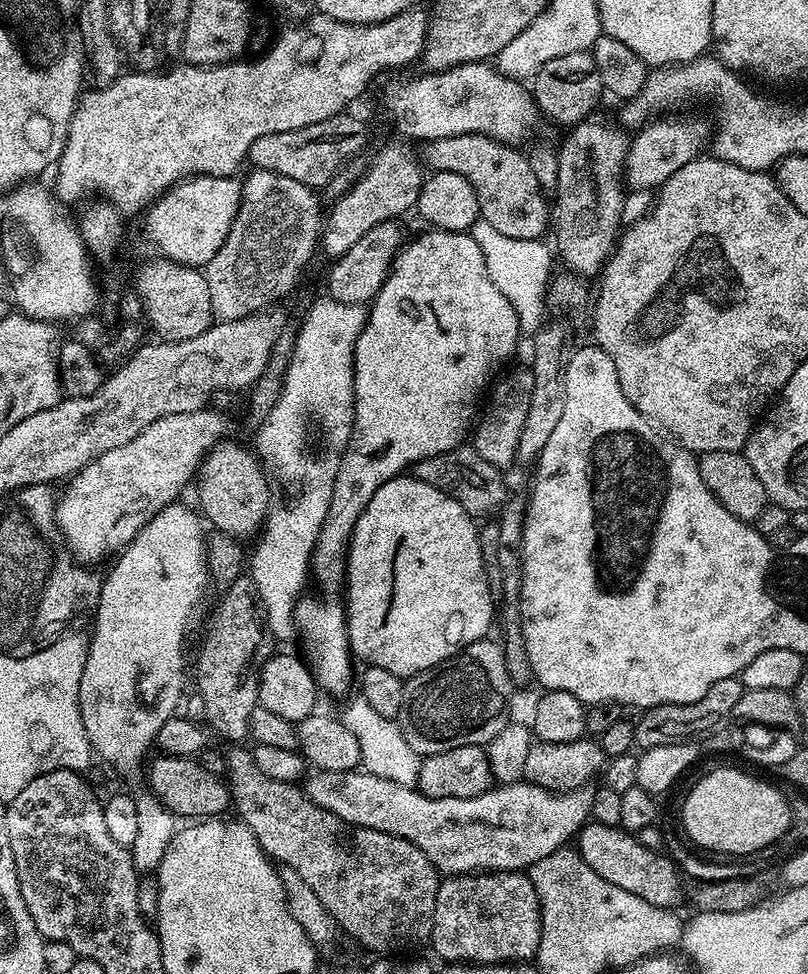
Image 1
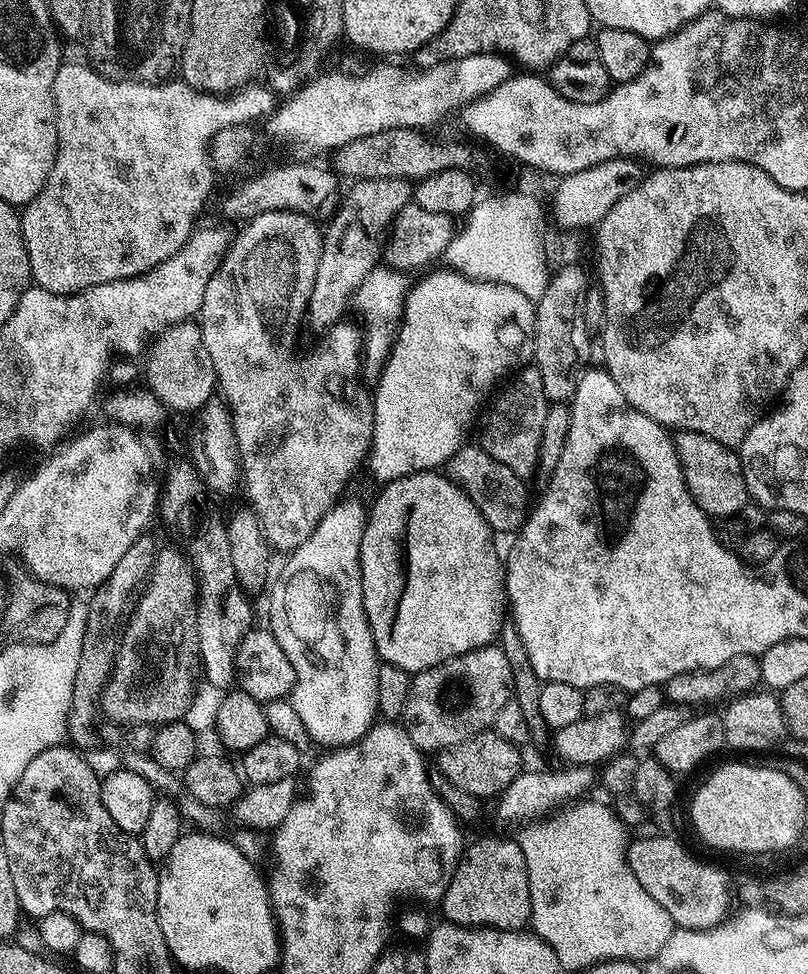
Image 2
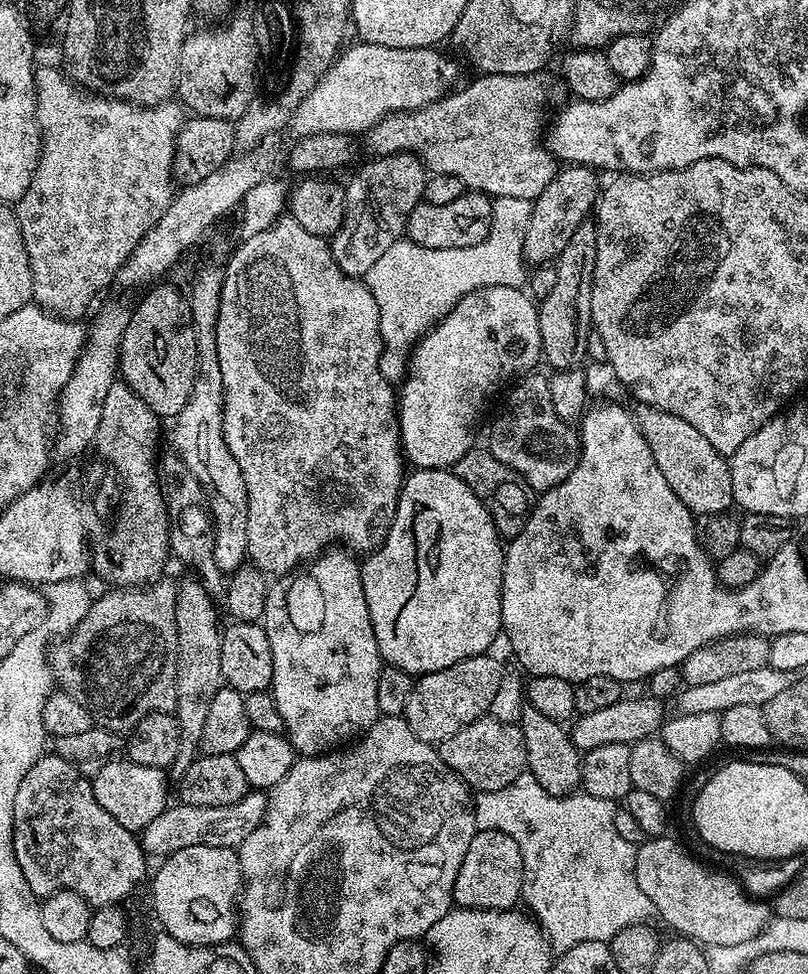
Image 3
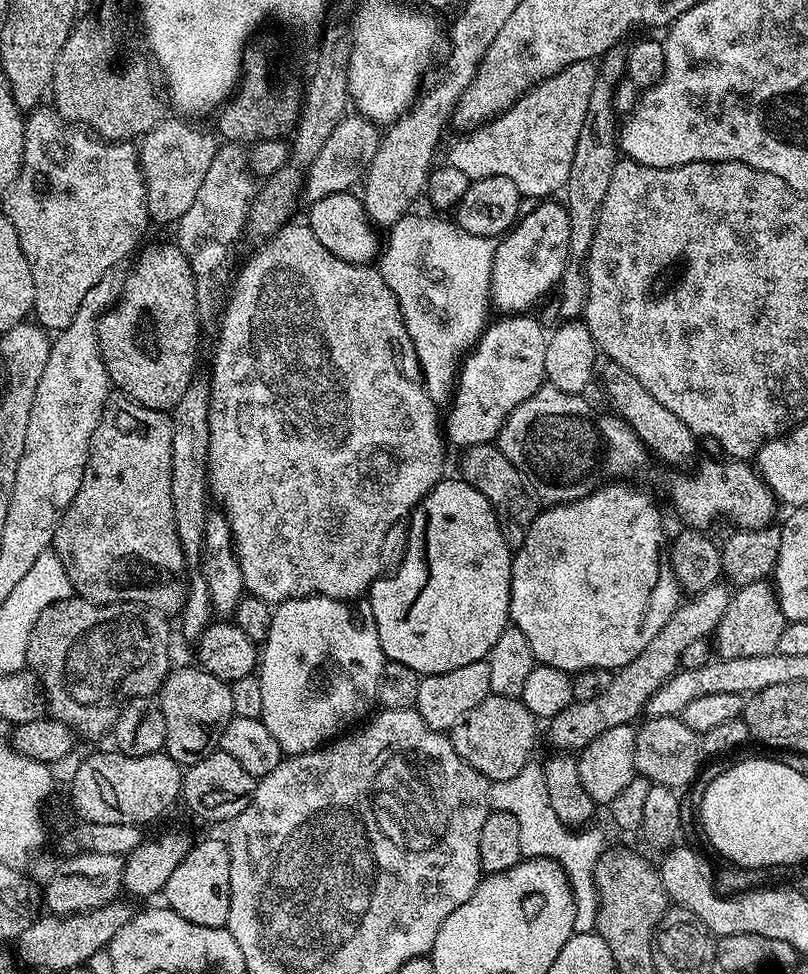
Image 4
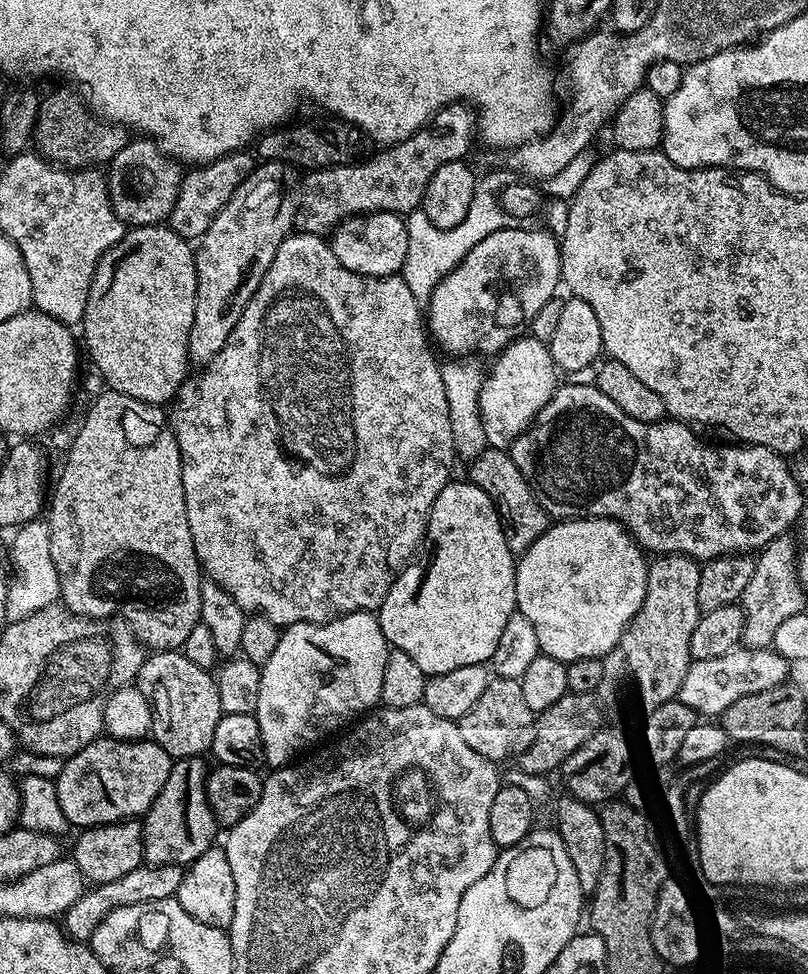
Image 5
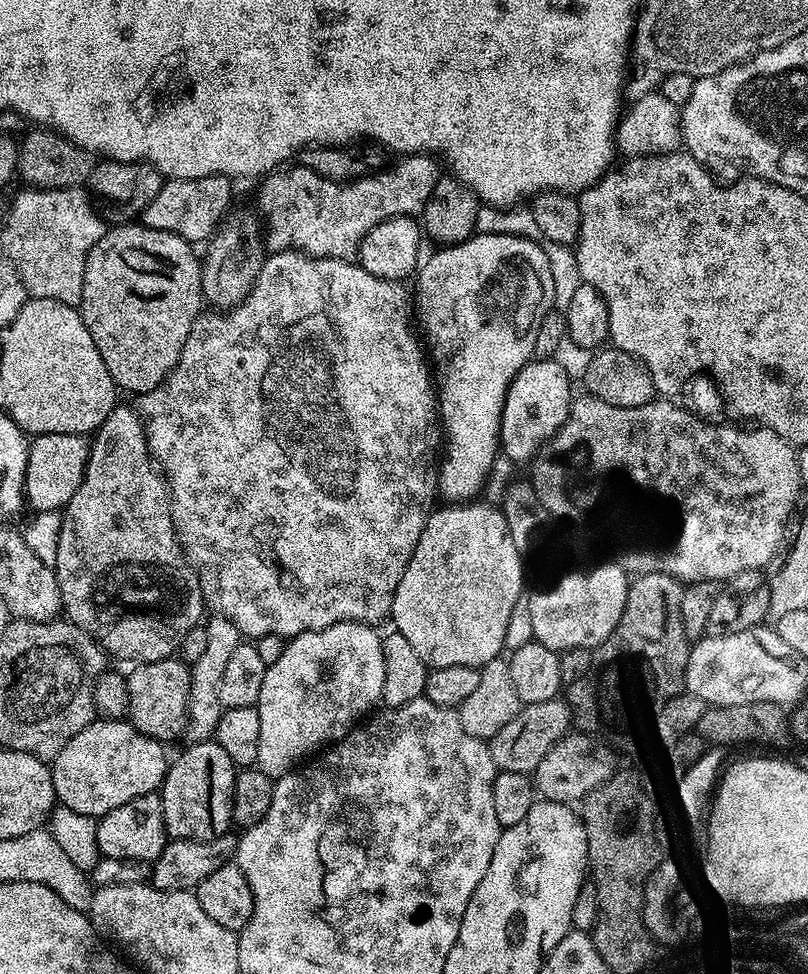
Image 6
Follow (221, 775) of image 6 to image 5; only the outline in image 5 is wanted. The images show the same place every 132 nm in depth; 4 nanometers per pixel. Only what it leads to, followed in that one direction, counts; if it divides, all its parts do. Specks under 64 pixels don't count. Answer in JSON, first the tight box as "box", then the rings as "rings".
{"box":[142,756,218,866],"rings":[[[190,756],[186,760],[176,760],[170,770],[170,778],[166,778],[166,786],[154,798],[154,802],[149,806],[148,811],[142,817],[142,827],[144,830],[144,857],[149,865],[154,864],[178,864],[187,866],[193,864],[207,848],[213,847],[218,831],[218,825],[212,811],[208,806],[204,782],[206,779],[205,761],[199,756]]]}

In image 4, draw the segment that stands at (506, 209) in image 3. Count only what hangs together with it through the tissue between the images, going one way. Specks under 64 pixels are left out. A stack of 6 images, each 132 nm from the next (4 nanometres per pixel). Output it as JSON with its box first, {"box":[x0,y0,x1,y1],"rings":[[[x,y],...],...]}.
{"box":[378,214,497,402],"rings":[[[409,214],[387,229],[378,257],[378,267],[400,307],[406,334],[410,334],[410,342],[420,364],[424,389],[437,402],[447,401],[451,397],[458,365],[462,357],[472,351],[486,327],[484,315],[490,312],[488,291],[496,246],[497,241],[493,237],[475,236],[462,230],[451,219],[439,220],[436,216]]]}

